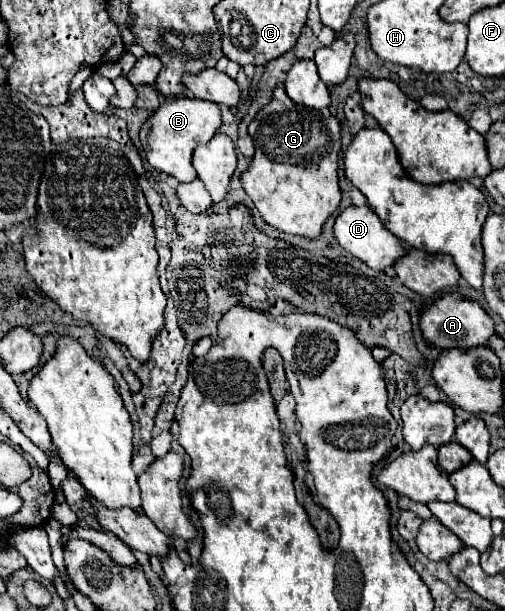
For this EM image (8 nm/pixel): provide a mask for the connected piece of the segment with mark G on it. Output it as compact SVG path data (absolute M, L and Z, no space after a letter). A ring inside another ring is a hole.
M282 84L276 86L272 102L250 124L256 154L252 166L242 174L242 186L266 224L310 240L320 236L324 222L338 210L342 198L338 186L340 132L340 120L328 110L306 110L288 98Z

